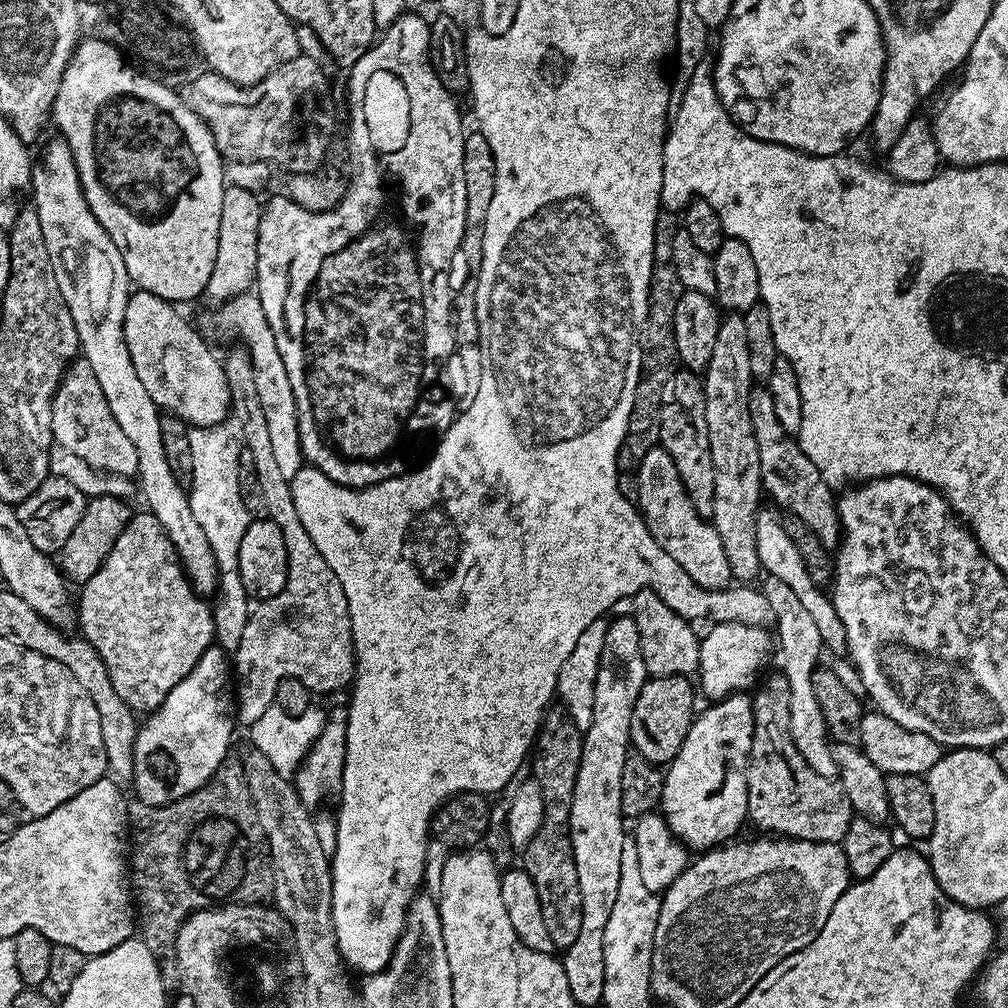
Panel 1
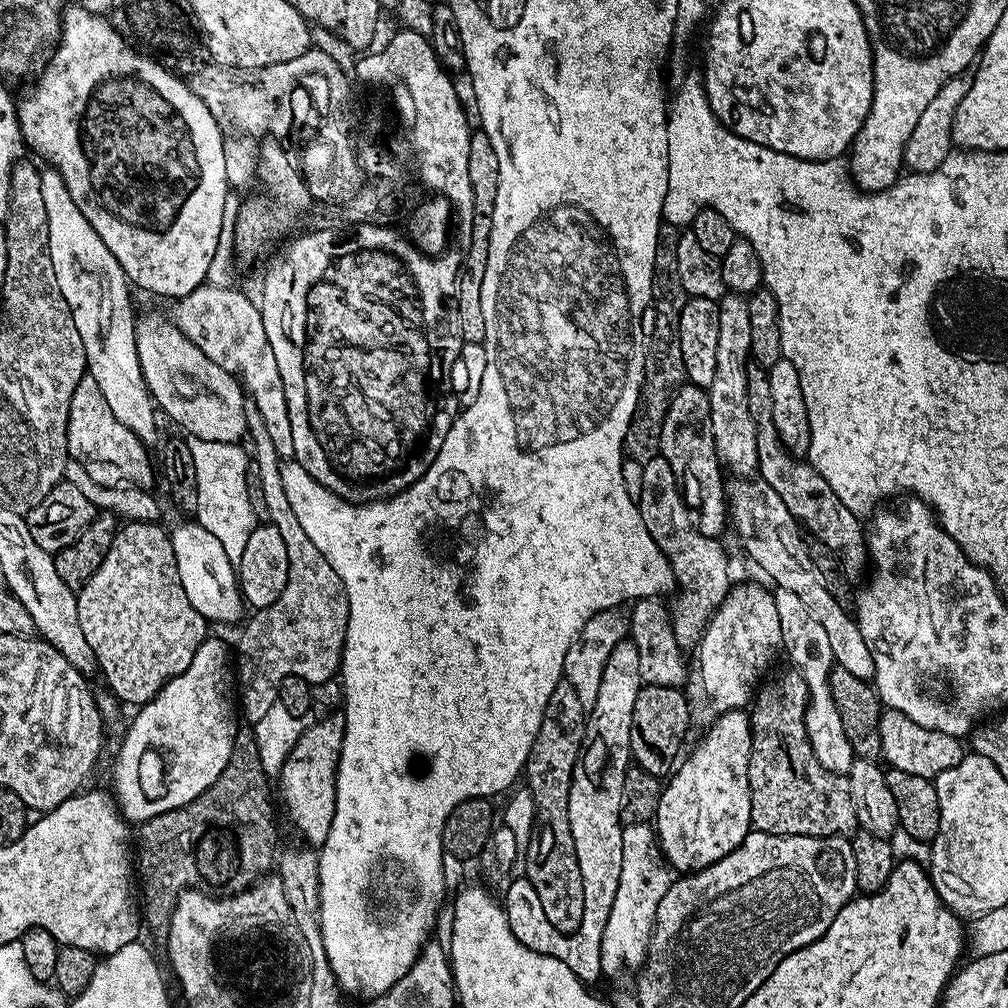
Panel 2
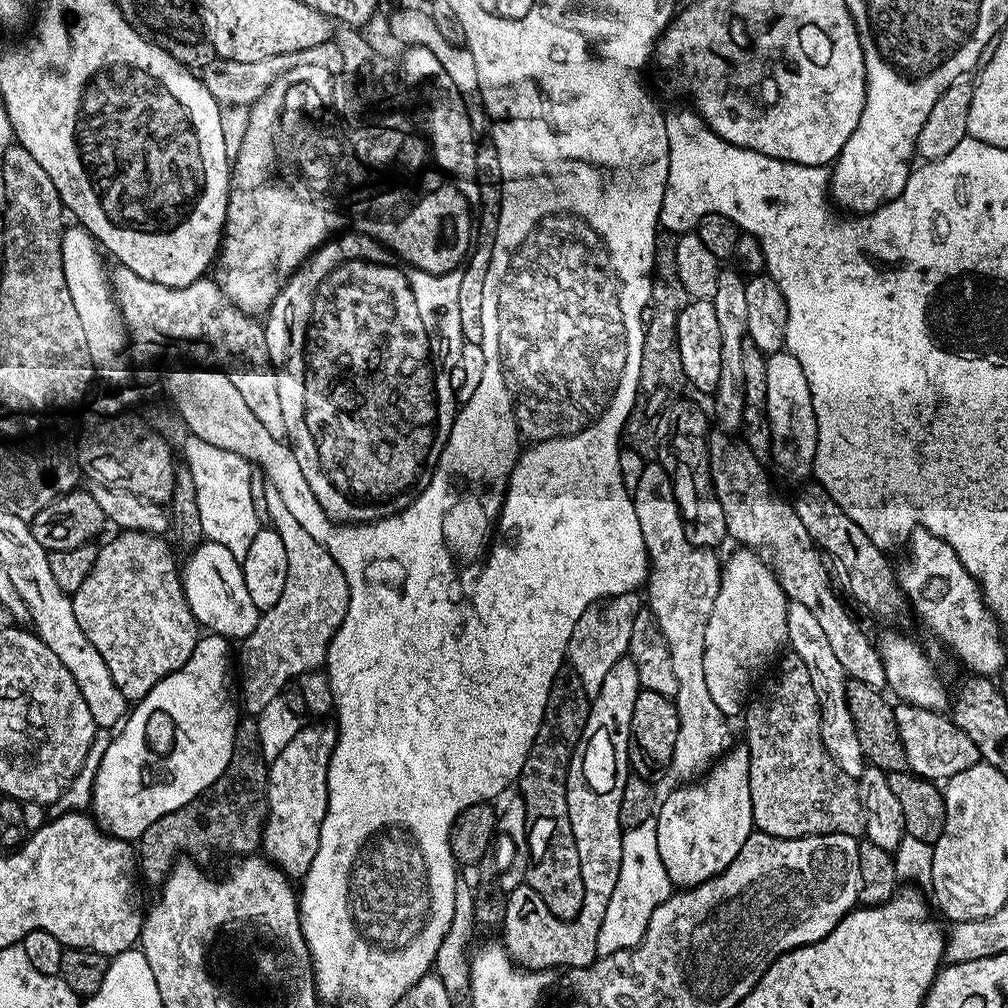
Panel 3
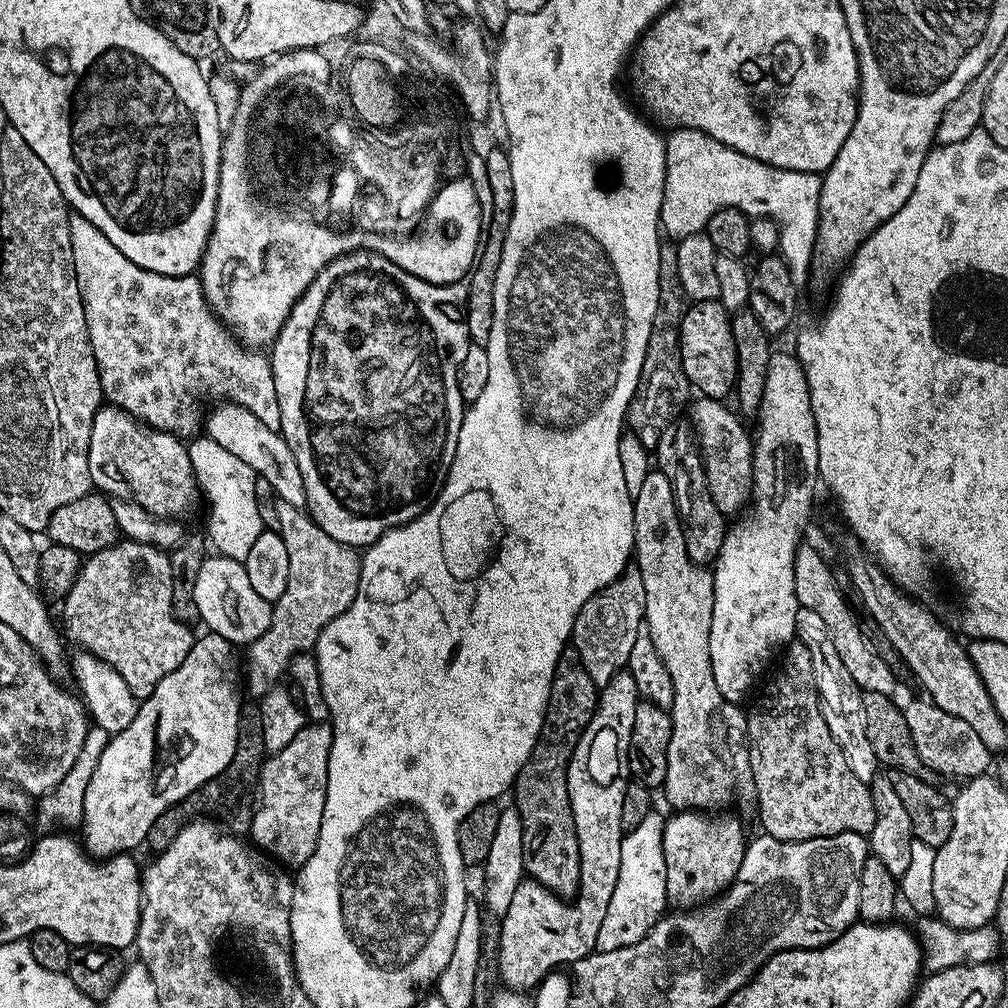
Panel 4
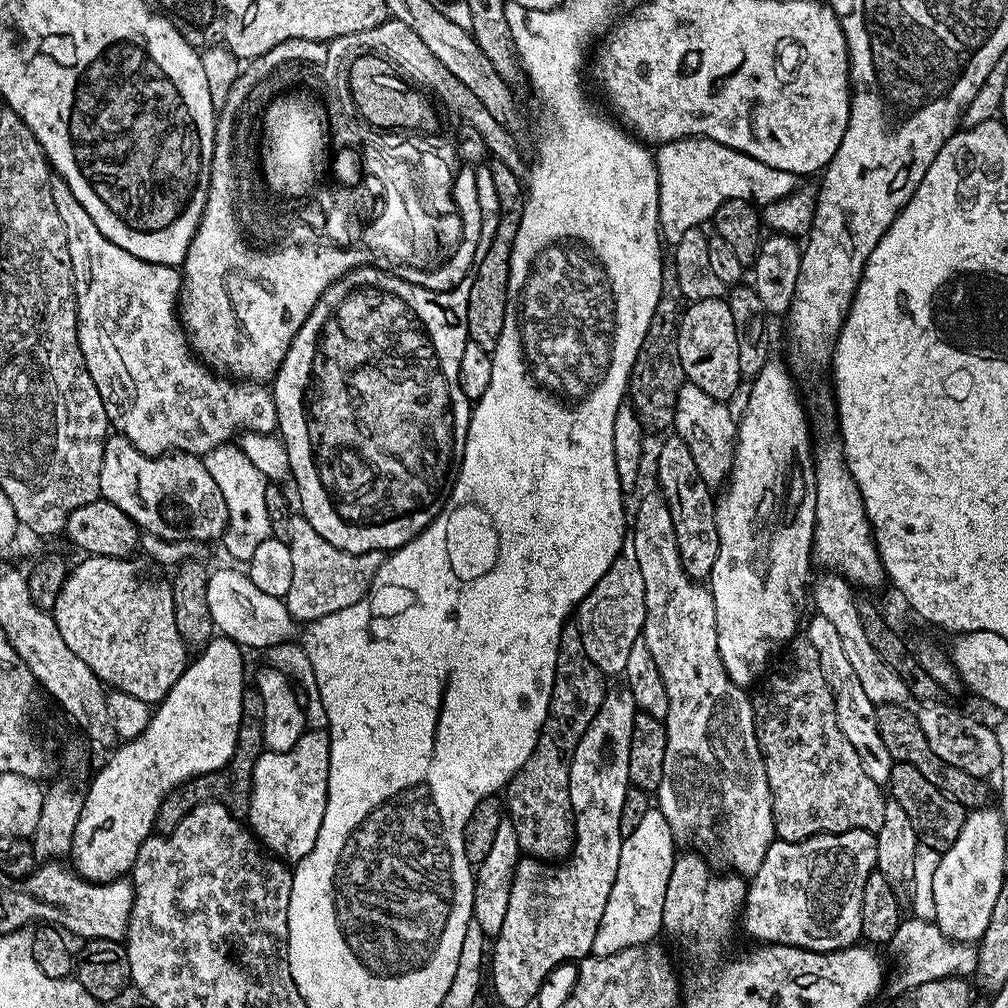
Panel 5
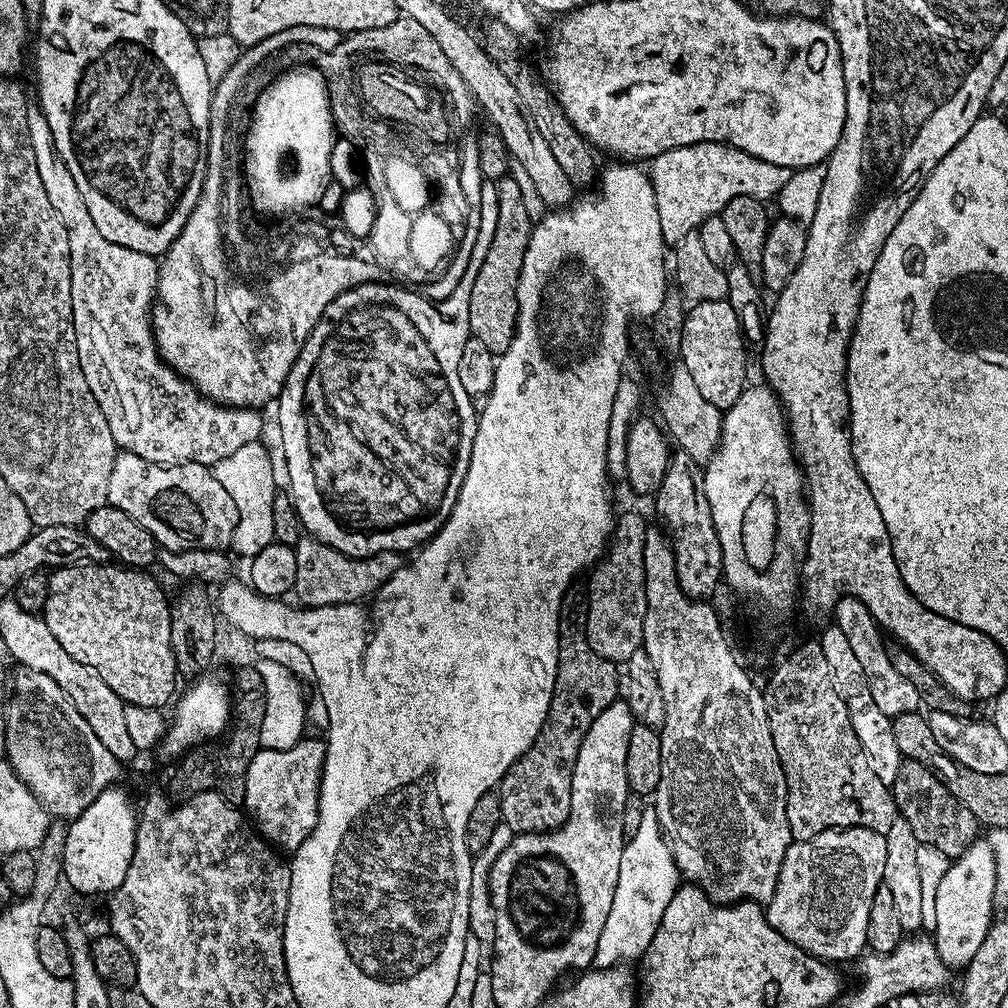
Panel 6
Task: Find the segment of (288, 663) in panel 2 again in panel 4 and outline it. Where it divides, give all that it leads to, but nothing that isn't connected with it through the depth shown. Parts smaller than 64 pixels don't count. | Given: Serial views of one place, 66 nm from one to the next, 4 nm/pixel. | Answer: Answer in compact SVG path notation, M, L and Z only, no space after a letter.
M283 502L277 503L278 533L283 545L287 549L287 557L290 558L289 577L286 590L282 596L272 604L272 624L262 634L262 638L255 640L253 644L247 645L248 652L248 676L246 672L246 692L252 698L259 698L272 688L277 687L280 675L288 668L288 663L295 658L296 652L311 653L316 647L316 639L322 634L322 630L338 614L342 614L354 602L356 591L360 585L360 561L353 549L339 544L334 538L330 538L319 528L307 511L295 508Z

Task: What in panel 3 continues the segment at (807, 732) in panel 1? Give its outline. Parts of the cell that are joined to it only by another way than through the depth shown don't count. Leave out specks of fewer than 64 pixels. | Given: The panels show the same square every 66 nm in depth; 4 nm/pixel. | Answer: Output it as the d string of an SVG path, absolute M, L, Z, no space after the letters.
M789 603L786 614L786 630L788 631L787 643L792 644L791 651L802 662L806 662L806 670L810 670L812 685L816 696L820 699L820 737L826 746L826 750L846 770L846 774L857 778L863 774L866 767L862 742L858 742L858 730L852 721L852 715L848 709L848 680L842 662L834 654L830 642L826 639L826 633L818 618L806 610L806 606Z

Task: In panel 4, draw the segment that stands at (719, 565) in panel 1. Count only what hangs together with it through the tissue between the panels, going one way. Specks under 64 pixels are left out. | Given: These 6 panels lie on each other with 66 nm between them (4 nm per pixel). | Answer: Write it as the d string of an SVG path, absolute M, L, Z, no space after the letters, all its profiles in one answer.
M649 470L643 479L639 493L632 500L634 506L634 568L642 574L642 586L646 586L646 610L644 623L654 638L654 647L666 662L670 682L674 682L674 702L671 706L672 733L666 778L662 793L676 810L713 810L724 804L735 784L745 783L751 777L748 753L748 717L739 703L726 699L714 682L710 666L710 618L714 610L714 582L712 572L703 564L695 564L686 554L684 531L676 512L674 490L670 478L659 470Z

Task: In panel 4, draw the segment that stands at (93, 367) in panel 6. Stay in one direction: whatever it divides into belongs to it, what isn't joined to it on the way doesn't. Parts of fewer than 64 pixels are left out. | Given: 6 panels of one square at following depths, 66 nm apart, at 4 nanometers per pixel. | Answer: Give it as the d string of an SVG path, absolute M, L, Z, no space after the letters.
M75 214L69 215L68 225L70 226L70 242L72 243L72 264L76 268L76 281L80 283L80 294L84 302L90 346L100 371L100 390L103 399L109 405L121 408L128 415L140 421L141 425L155 431L171 432L173 436L181 438L192 438L199 433L196 431L199 428L201 431L202 428L202 412L200 416L199 410L196 409L196 396L192 392L217 392L220 398L227 398L231 403L240 404L246 410L250 410L250 414L254 414L259 420L266 422L266 426L270 426L270 430L280 432L278 390L274 390L274 374L269 357L263 351L249 350L230 335L228 329L224 327L209 306L208 300L204 296L204 288L200 284L199 275L167 276L166 274L154 274L150 270L142 270L142 266L134 266L134 262L130 262L130 258L126 258L126 254L122 254L122 250L118 250L118 246L114 246L114 242L110 242L110 238L106 238L106 234L102 234L102 230L95 228L86 218Z

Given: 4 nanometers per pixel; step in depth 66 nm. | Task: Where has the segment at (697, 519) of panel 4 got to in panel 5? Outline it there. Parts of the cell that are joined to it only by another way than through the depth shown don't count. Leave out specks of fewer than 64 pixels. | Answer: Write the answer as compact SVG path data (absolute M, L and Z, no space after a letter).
M668 435L656 456L656 472L660 475L658 488L668 504L670 518L674 518L674 534L682 566L691 580L704 582L711 577L714 558L718 558L720 549L716 525L716 500L714 495L712 496L713 489L704 481L702 474L698 474L698 466L694 466L690 446L686 446L686 442L682 442L680 436Z

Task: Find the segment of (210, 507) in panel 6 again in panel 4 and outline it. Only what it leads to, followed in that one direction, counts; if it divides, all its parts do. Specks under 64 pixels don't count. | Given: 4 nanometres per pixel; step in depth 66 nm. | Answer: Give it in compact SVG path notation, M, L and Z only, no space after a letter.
M115 406L103 409L102 424L103 420L104 440L93 439L88 448L88 465L93 485L109 497L131 500L149 515L160 520L183 518L182 516L195 506L196 496L198 500L198 485L194 466L190 462L188 444L181 437L173 436L171 432L158 432L147 426L142 426L140 421Z

